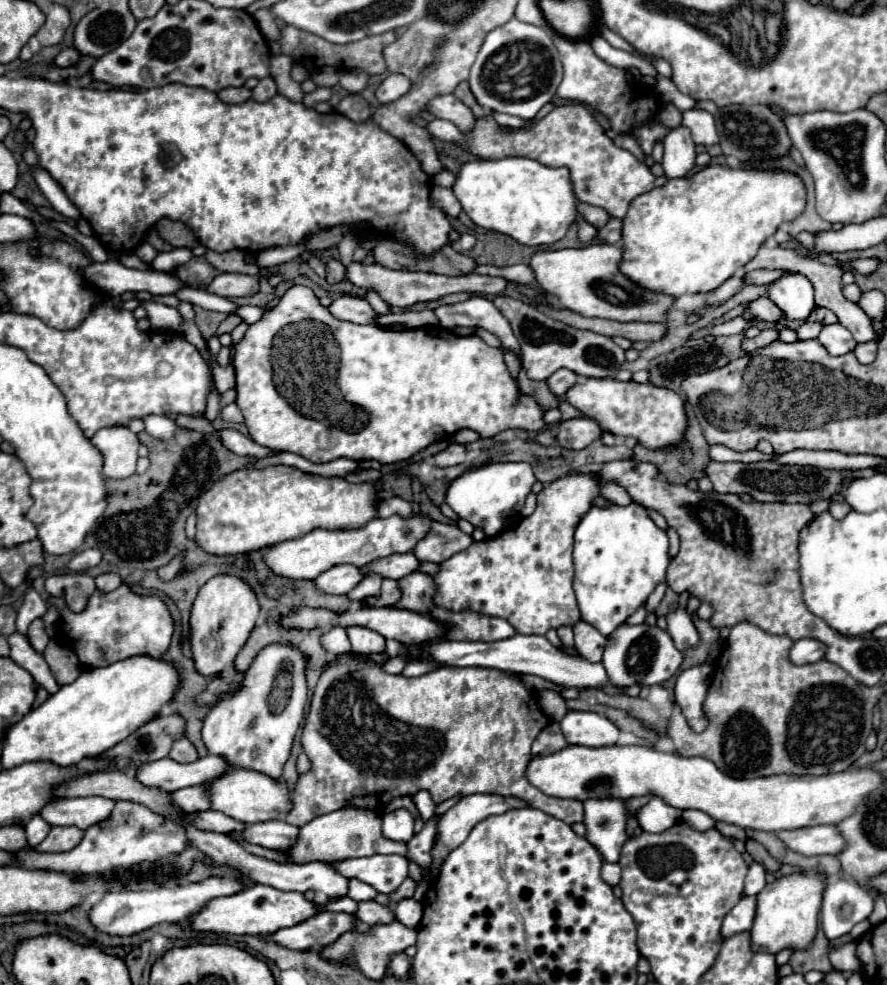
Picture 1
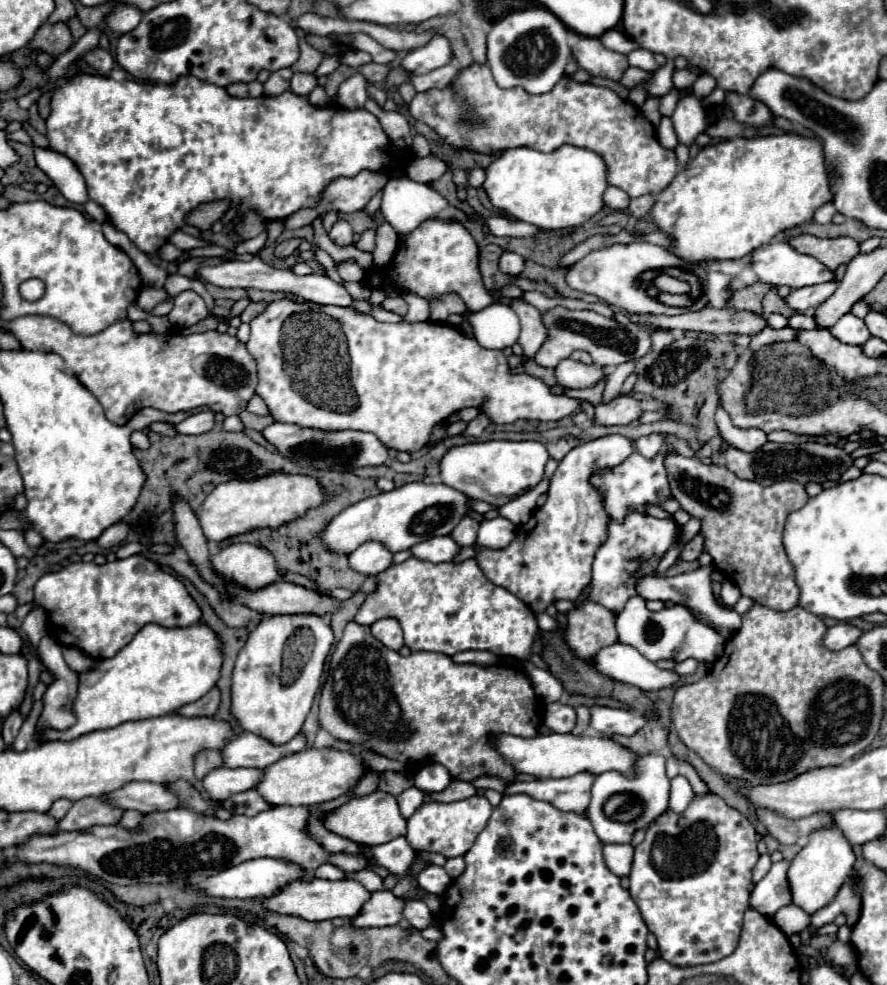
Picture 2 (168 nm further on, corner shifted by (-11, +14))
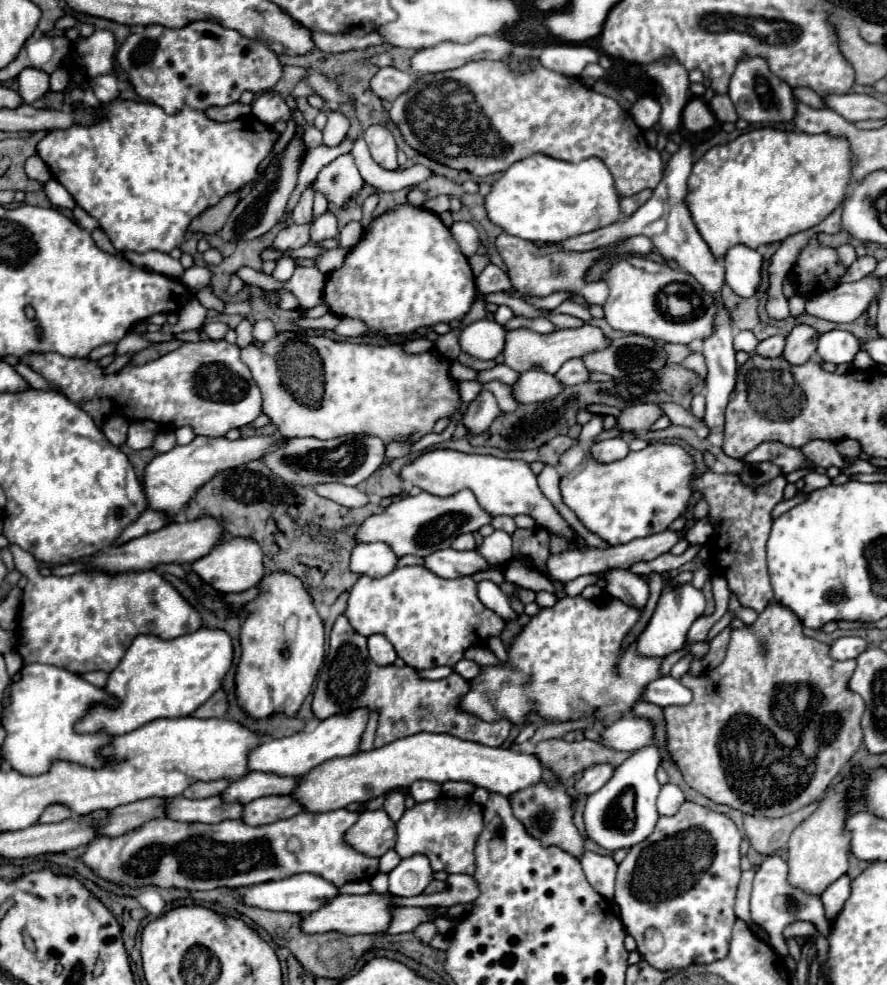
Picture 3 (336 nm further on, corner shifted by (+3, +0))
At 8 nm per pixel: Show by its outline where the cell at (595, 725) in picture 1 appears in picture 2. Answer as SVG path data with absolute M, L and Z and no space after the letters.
M592 707L590 727L602 735L634 735L646 725L646 717L634 713L632 709L612 709L612 707Z

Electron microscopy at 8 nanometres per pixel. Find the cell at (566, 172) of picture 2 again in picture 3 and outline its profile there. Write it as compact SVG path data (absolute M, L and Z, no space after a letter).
M536 153L516 161L492 183L490 193L484 197L484 207L488 219L508 235L526 241L556 243L616 223L622 217L618 201L614 179L600 159L566 163Z

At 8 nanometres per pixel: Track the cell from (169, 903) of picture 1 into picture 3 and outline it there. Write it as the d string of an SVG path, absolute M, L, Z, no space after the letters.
M300 873L300 875L292 875L288 879L266 881L266 883L258 883L258 885L240 889L240 897L242 897L244 905L268 909L268 911L290 911L290 913L316 911L324 903L332 901L336 895L338 895L338 887L334 887L332 883L320 879L318 875L310 875L310 873Z

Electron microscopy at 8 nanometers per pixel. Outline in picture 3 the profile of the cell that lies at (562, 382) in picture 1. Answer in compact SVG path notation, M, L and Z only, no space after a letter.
M581 358L568 359L560 371L556 373L556 377L562 381L564 386L574 386L589 381L590 373L586 371Z

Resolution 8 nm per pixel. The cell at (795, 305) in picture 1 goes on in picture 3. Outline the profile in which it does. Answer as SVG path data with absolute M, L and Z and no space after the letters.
M736 245L728 251L726 259L726 283L740 297L754 297L762 281L762 257L758 251L744 245Z

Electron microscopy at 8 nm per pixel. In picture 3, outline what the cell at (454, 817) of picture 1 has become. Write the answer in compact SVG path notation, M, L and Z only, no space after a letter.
M594 765L594 767L586 769L582 779L578 779L574 785L576 793L578 795L590 795L590 793L598 791L612 777L612 771L614 771L612 765Z

